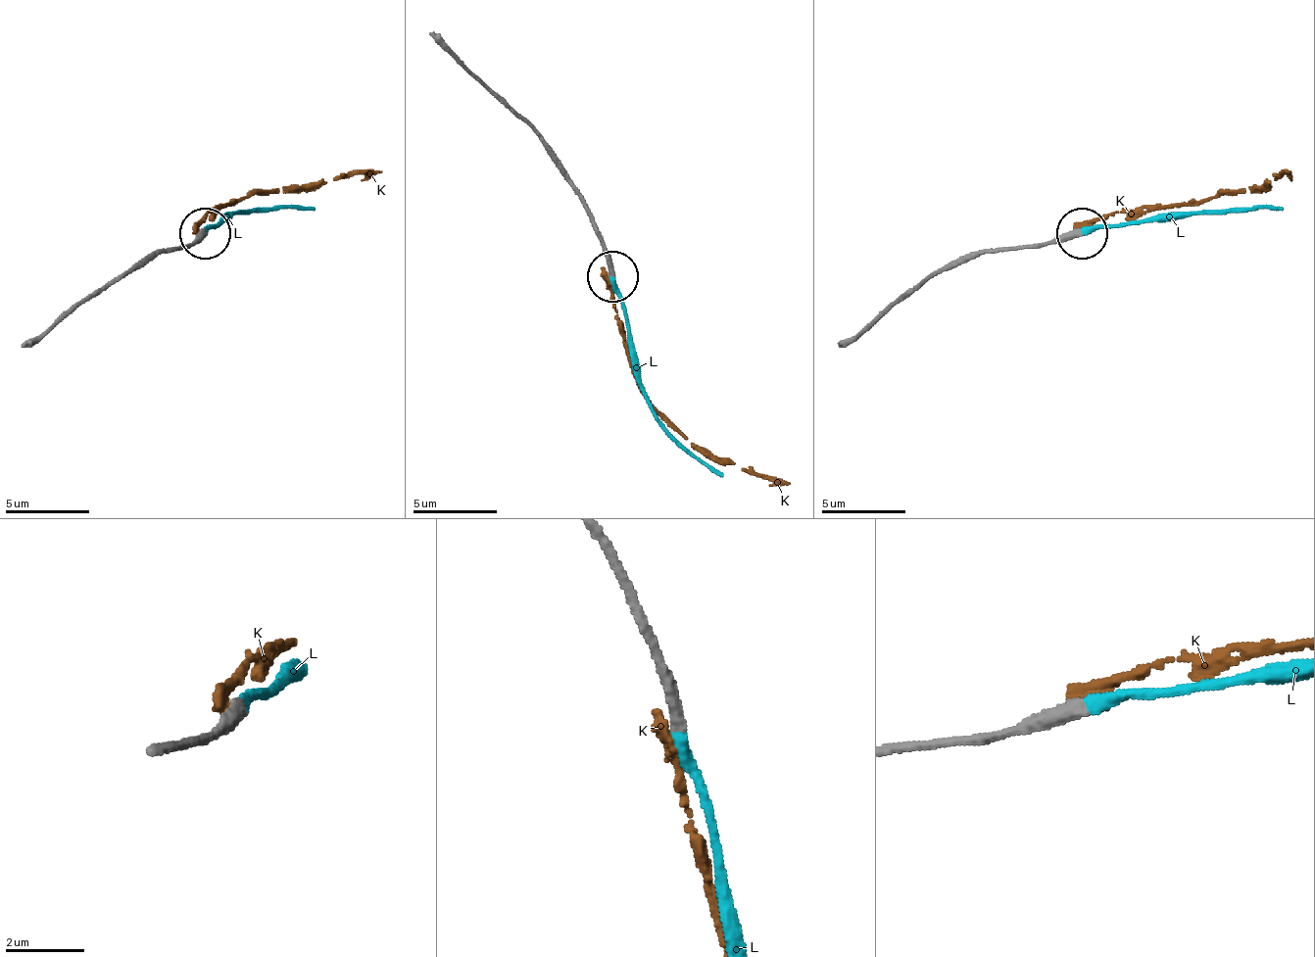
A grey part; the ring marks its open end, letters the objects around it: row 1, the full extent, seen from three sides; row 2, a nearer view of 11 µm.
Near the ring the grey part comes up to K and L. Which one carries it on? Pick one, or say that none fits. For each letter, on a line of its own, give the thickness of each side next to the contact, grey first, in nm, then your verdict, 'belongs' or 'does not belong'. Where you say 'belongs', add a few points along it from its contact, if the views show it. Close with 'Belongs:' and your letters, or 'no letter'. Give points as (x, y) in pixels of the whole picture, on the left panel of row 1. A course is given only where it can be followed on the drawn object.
K: 400/380 nm | does not belong
L: 380/360 nm | belongs | via (204, 229), (229, 213), (314, 209)
Belongs: L

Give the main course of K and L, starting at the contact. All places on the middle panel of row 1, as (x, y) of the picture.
K: (608, 273), (637, 387), (696, 446), (789, 484)
L: (611, 273), (637, 387), (650, 412), (721, 475)

